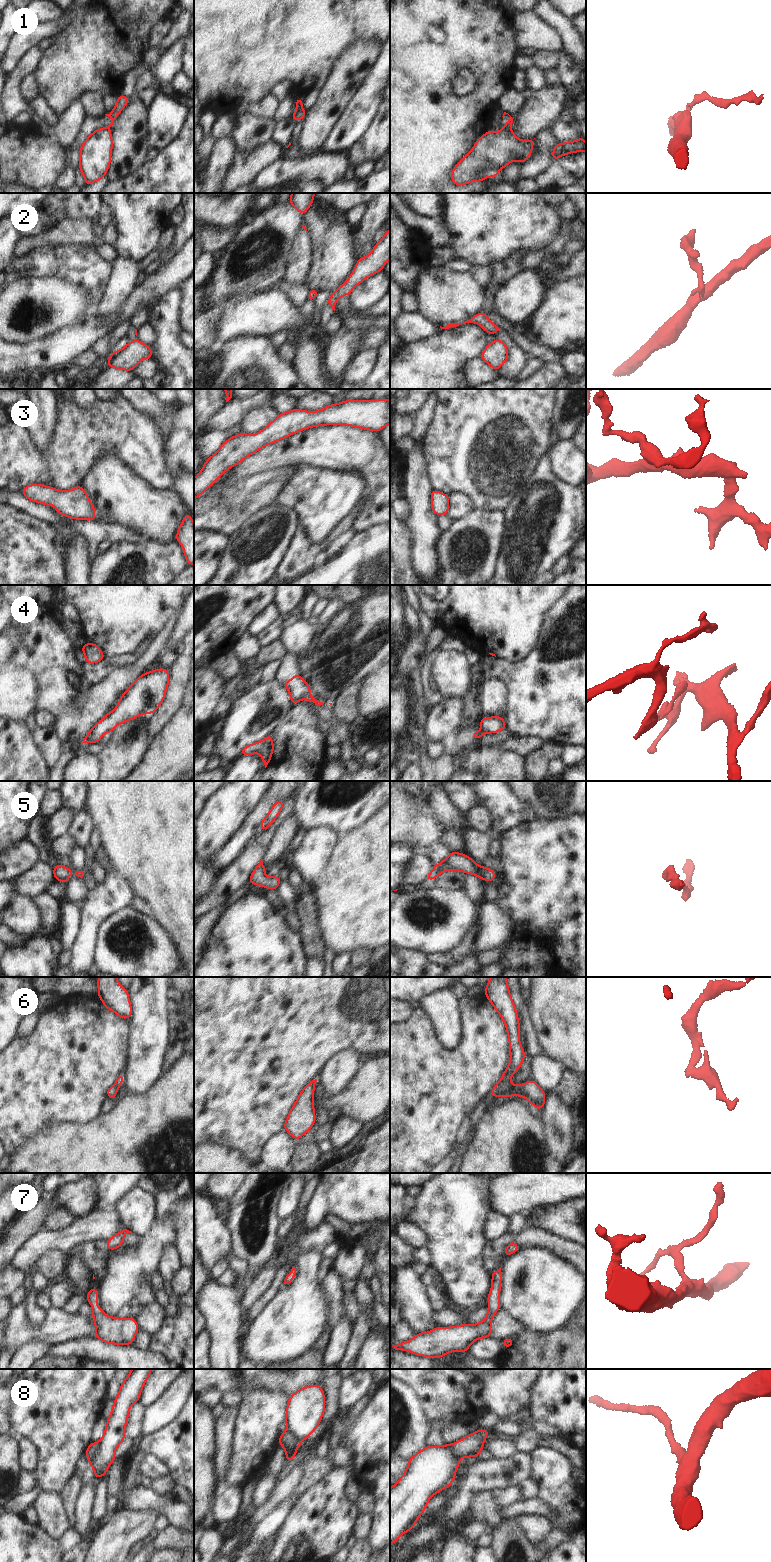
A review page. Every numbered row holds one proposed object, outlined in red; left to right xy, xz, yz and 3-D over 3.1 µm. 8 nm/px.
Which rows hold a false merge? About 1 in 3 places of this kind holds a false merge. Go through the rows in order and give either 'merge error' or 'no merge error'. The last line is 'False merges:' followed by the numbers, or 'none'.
1: merge error
2: merge error
3: no merge error
4: no merge error
5: no merge error
6: merge error
7: no merge error
8: merge error
False merges: 1, 2, 6, 8

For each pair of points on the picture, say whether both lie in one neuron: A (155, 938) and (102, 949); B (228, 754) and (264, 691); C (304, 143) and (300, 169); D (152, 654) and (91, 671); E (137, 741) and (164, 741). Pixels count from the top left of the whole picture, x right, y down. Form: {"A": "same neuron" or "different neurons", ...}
{"A": "same neuron", "B": "same neuron", "C": "different neurons", "D": "different neurons", "E": "different neurons"}

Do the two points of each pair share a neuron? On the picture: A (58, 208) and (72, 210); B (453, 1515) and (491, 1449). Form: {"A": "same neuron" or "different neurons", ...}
{"A": "different neurons", "B": "different neurons"}

